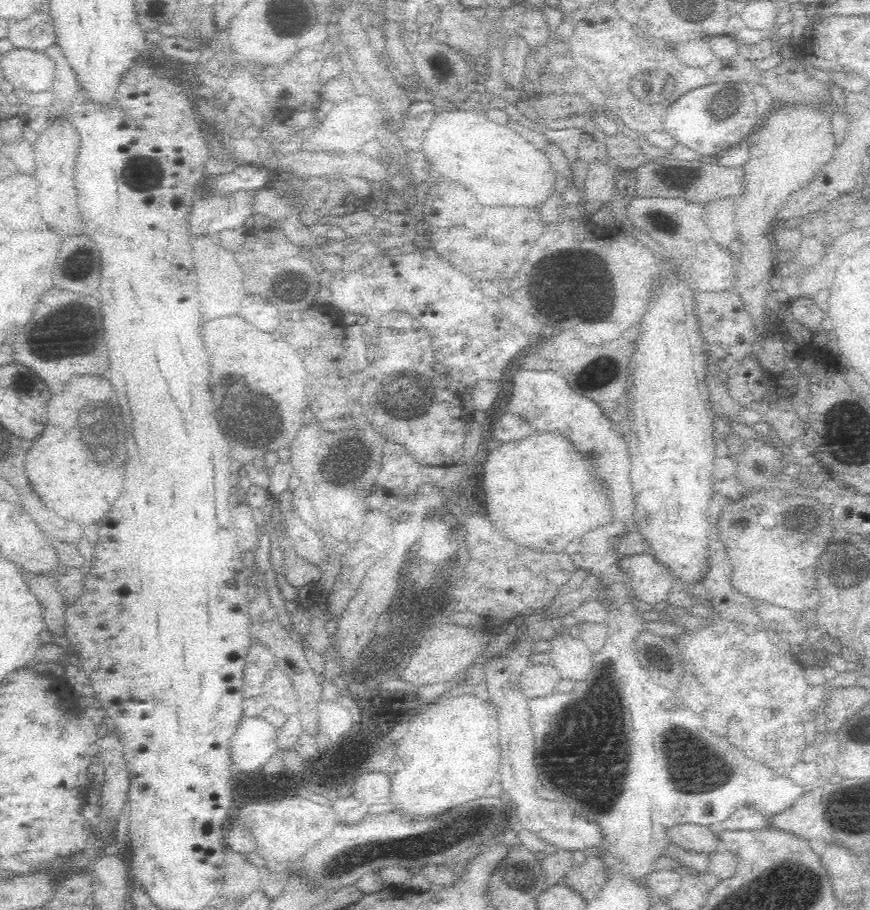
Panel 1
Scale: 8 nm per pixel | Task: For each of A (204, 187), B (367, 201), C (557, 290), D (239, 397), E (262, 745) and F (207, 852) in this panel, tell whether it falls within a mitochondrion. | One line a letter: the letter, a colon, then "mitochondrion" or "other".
A: other
B: other
C: mitochondrion
D: mitochondrion
E: other
F: other

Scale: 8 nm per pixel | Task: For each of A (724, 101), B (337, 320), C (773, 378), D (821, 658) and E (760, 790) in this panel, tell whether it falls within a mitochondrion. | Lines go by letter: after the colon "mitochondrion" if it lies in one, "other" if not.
A: mitochondrion
B: other
C: other
D: other
E: mitochondrion

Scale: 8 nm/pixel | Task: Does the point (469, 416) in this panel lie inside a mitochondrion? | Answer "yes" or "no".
no

